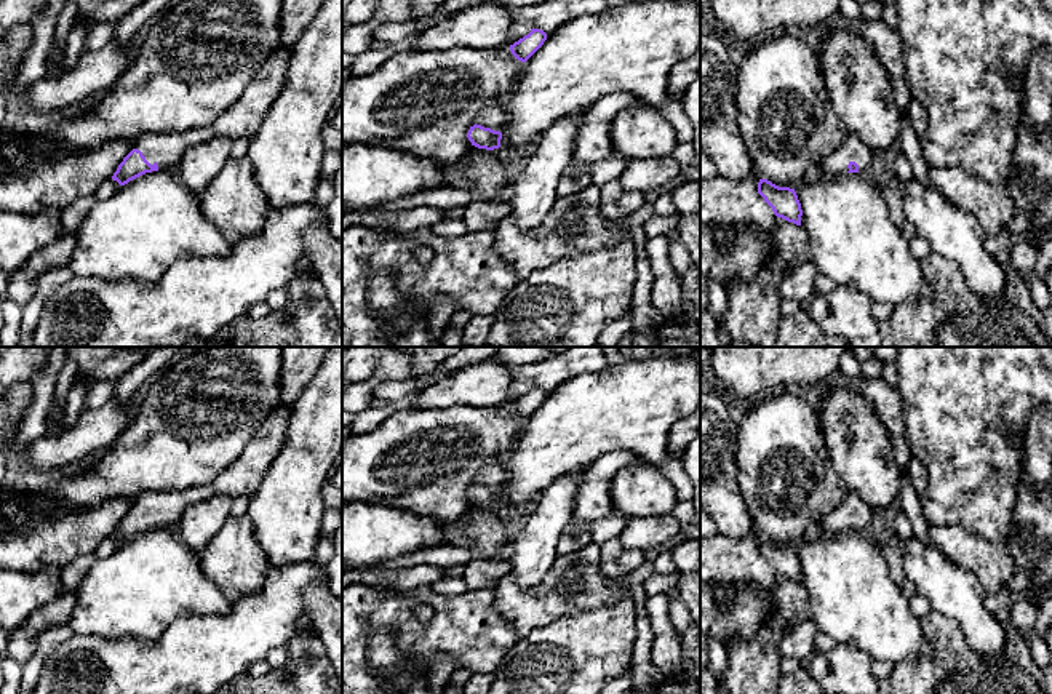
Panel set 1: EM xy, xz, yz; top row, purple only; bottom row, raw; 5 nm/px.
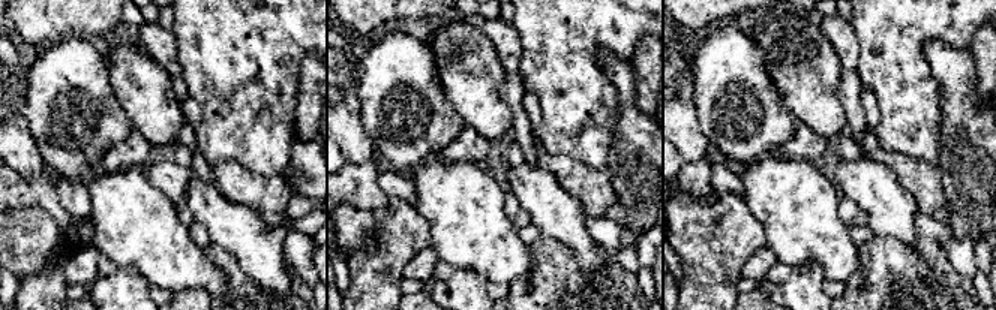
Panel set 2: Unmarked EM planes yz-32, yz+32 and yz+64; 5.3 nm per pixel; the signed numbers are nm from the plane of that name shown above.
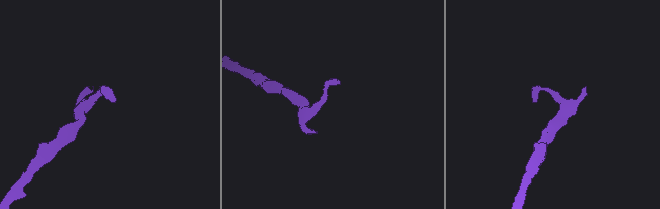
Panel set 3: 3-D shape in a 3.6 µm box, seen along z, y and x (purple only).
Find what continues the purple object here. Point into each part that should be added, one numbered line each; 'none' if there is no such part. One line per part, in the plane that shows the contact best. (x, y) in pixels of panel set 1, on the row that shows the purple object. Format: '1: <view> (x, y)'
1: xy (243, 119)

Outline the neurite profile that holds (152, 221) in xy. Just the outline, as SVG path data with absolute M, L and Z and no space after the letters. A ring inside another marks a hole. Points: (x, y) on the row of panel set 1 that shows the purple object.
M176 170L145 173L122 185L114 197L96 203L78 230L69 269L74 277L120 278L155 285L166 269L184 257L222 257L232 245L201 213L200 197L190 192Z

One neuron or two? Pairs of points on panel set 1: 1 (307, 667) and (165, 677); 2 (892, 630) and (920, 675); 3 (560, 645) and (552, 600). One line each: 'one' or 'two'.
1: two
2: two
3: two

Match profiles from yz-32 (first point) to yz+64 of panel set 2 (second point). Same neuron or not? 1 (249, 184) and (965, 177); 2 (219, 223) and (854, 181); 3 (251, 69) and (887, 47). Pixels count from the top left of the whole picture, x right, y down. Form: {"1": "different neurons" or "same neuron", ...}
{"1": "different neurons", "2": "same neuron", "3": "same neuron"}

